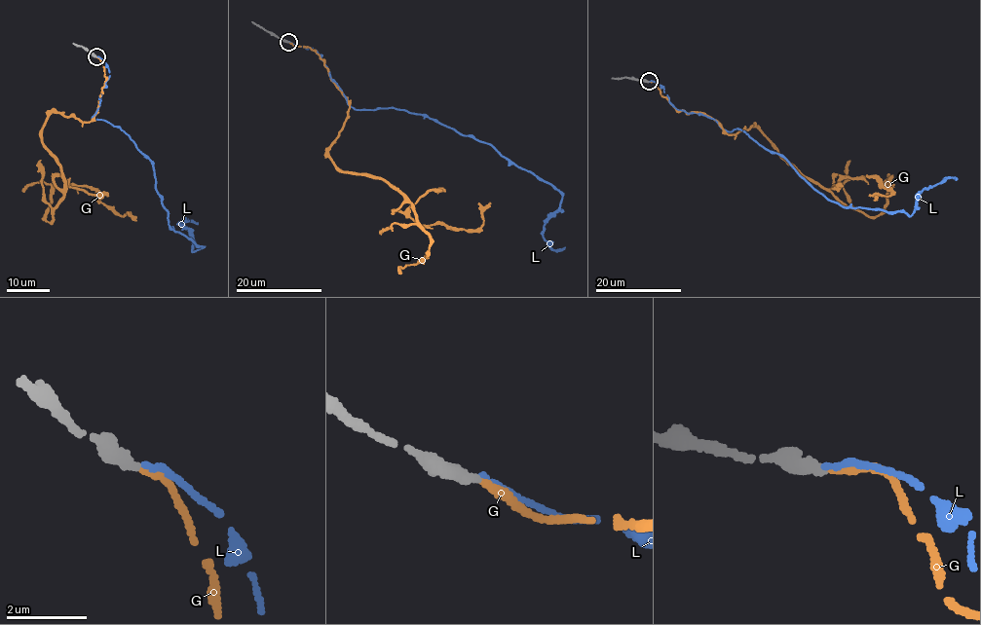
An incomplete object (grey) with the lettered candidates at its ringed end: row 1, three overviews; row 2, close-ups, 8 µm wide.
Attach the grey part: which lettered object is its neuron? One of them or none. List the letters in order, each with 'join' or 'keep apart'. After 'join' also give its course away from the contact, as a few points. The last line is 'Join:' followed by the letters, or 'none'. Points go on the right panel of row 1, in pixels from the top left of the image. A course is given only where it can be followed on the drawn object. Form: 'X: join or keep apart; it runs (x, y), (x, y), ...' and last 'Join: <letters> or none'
G: join; it runs (648, 82), (728, 134), (758, 127), (826, 189), (834, 175), (872, 176), (891, 192), (874, 200)
L: keep apart
Join: G

